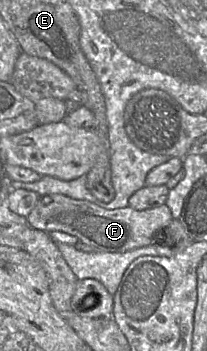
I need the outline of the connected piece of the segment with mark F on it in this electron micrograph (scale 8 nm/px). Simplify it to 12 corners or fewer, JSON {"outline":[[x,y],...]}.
{"outline":[[40,196],[27,226],[96,251],[148,246],[172,221],[166,205],[106,209]]}

